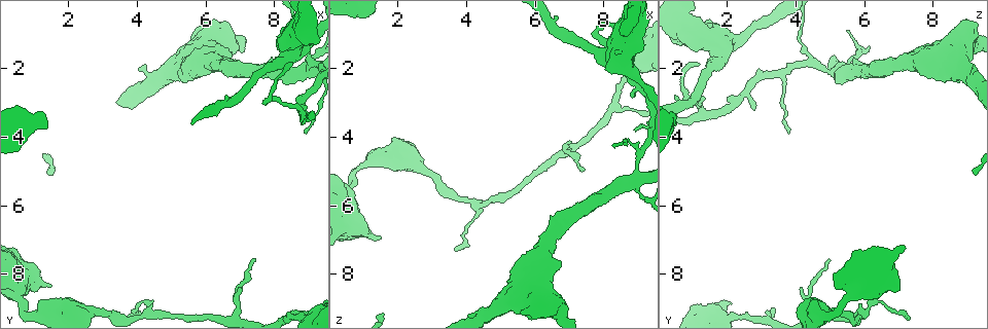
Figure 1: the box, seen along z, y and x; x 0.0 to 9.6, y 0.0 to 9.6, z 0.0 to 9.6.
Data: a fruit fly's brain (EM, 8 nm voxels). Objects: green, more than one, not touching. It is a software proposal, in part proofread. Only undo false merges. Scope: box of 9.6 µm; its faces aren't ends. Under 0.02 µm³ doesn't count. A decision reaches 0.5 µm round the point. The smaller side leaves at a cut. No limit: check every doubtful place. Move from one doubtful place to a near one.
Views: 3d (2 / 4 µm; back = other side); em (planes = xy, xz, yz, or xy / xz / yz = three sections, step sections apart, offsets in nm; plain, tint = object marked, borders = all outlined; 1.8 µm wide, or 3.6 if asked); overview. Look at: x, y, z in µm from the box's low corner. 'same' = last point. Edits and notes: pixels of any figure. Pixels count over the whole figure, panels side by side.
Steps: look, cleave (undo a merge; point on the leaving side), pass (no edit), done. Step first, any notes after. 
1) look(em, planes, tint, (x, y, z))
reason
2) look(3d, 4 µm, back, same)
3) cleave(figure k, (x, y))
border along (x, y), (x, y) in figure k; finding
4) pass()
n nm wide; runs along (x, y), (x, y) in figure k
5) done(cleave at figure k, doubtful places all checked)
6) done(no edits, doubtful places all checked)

look(em, xz, step 16, borders, (8.75, 3.35, 1.45))
abrupt turn

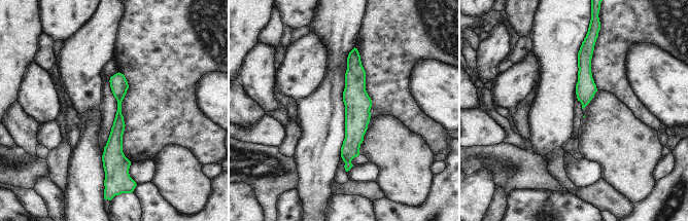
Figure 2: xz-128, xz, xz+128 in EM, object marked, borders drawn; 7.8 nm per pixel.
pass()
70 nm wide; runs along (354, 51), (354, 136), (347, 167) in figure 2; one cell here

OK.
look(3d, 2 µm, (9.00, 1.75, 4.50))
thin arm on a thick one

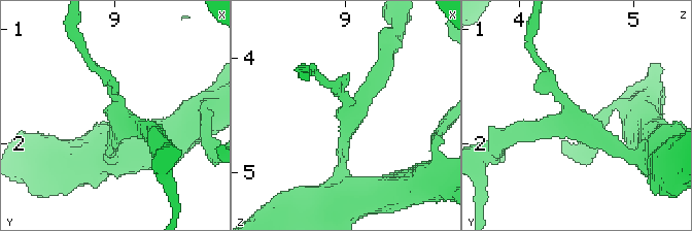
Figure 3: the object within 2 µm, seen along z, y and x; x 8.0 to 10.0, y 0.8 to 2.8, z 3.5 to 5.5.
look(em, planes, tint, (9.04, 1.80, 4.48))
now the EM

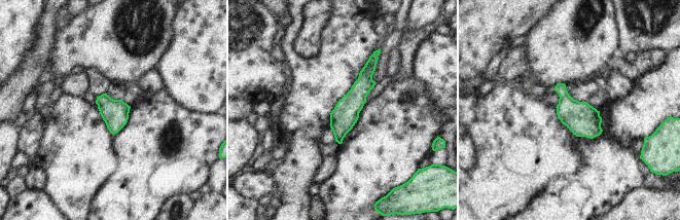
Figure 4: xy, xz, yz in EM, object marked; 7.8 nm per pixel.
pass()
runs along (374, 61), (343, 117), (340, 140) in figure 4; all the same cell

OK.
look(em, xz, step 8, tint, (8.90, 2.15, 5.15))

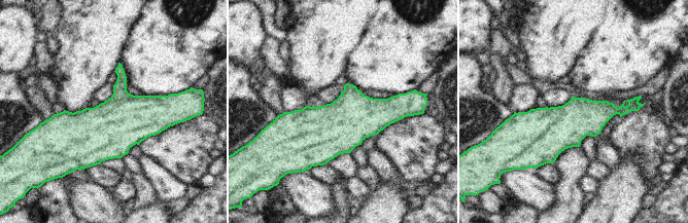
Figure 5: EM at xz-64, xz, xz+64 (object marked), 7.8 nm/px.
look(em, planes, borders, same)

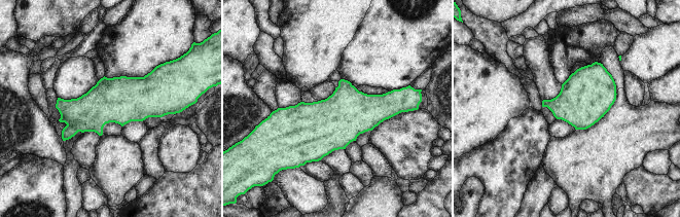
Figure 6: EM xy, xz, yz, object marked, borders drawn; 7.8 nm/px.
pass()
continuous, no second cell

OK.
look(em, 3.6 µm, yz, step 16, tint, (8.40, 1.60, 1.80))
thick turns thin

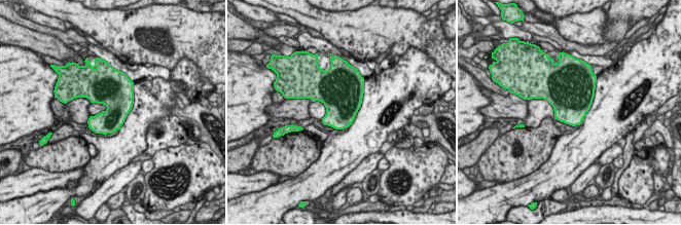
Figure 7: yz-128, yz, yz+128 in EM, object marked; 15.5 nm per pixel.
look(em, 3.6 µm, planes, tint, same)
cut it another way

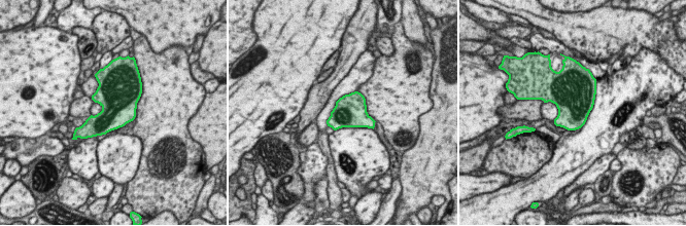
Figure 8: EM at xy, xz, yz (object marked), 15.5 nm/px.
pass()
continuous, no second cell

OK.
done(no edits, doubtful places all checked)

